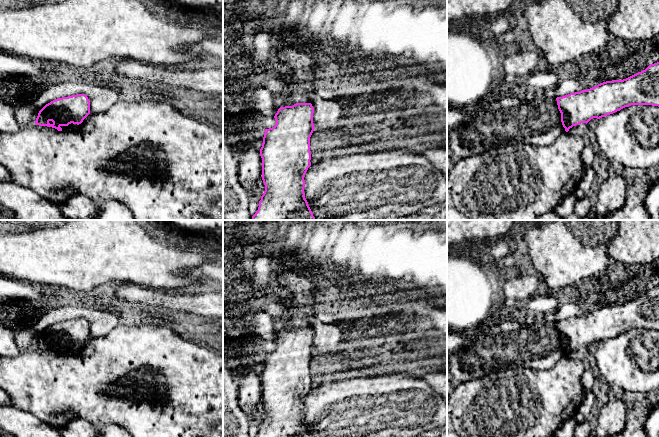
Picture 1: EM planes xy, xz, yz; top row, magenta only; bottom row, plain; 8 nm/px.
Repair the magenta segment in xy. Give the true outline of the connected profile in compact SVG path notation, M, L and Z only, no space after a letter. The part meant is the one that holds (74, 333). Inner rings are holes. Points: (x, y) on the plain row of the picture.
M85 318L55 323L38 337L35 348L65 357L78 356L83 344L90 338L90 324Z

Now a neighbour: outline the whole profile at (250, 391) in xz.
M245 371L241 373L238 404L251 417L262 402L262 382L260 374Z

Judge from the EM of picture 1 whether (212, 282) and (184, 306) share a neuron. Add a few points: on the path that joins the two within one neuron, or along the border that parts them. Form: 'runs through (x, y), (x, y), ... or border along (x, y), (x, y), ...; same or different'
runs through (212, 291), (200, 304), (193, 304); same

